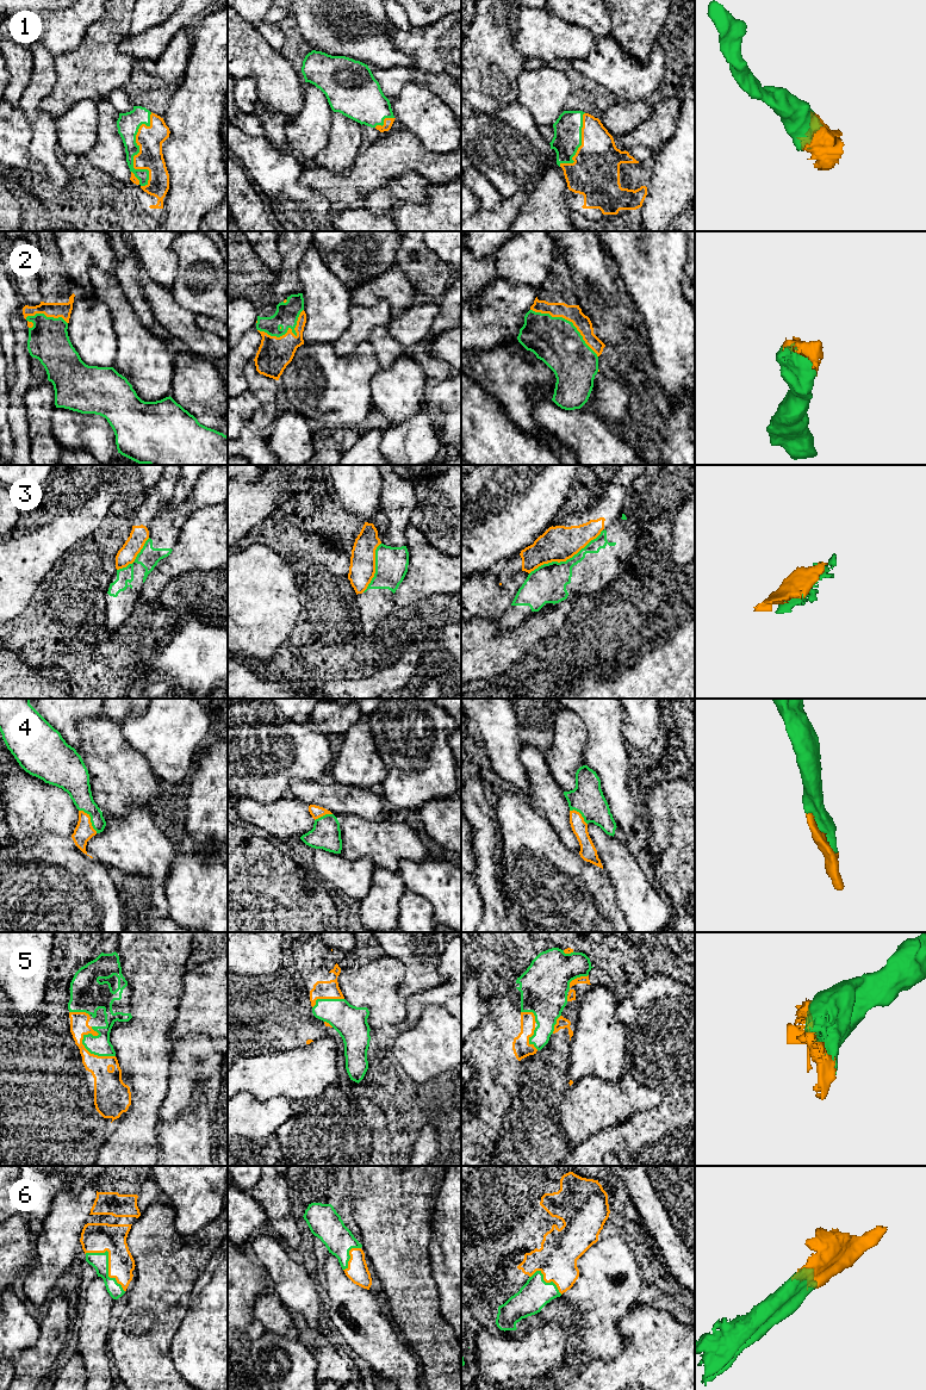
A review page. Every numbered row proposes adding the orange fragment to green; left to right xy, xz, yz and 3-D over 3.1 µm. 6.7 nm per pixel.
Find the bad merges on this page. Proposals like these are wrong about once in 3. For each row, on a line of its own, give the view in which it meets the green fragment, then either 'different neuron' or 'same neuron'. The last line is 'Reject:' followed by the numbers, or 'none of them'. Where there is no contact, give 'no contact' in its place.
1: meets green in xy; same neuron
2: meets green in yz; same neuron
3: meets green in yz; different neuron
4: meets green in xy; same neuron
5: meets green in xy; same neuron
6: meets green in xy; same neuron
Reject: 3

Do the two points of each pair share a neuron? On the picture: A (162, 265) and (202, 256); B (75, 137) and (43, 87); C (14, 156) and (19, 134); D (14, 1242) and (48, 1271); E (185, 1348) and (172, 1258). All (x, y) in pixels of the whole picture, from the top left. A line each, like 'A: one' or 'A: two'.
A: two
B: two
C: one
D: two
E: two

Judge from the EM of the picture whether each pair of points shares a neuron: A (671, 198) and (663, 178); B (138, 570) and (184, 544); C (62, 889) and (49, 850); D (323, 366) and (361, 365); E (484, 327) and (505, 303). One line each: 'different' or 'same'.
A: same
B: different
C: same
D: same
E: same

